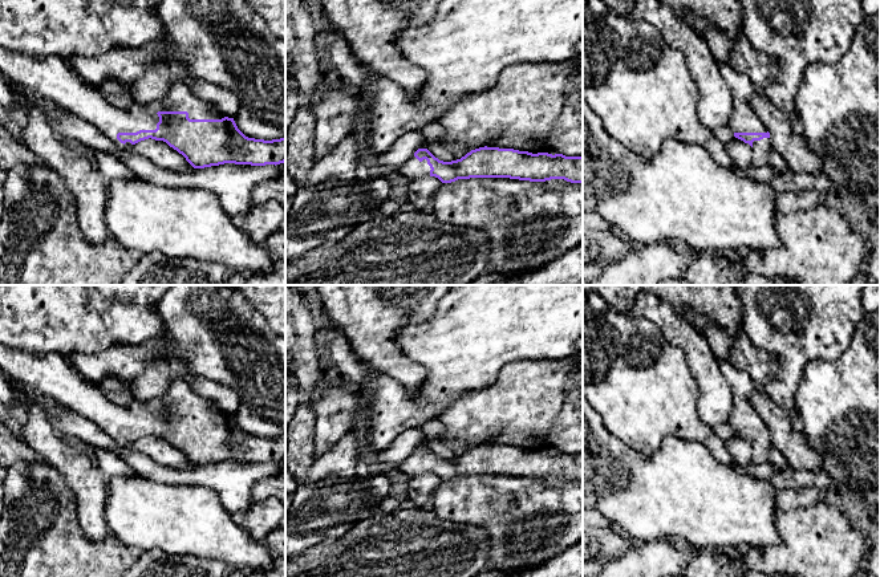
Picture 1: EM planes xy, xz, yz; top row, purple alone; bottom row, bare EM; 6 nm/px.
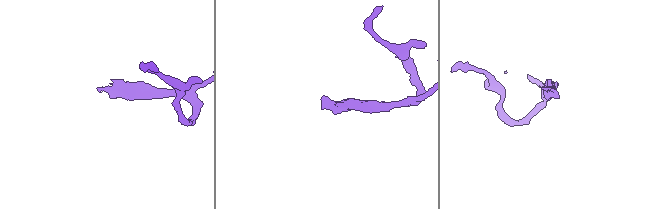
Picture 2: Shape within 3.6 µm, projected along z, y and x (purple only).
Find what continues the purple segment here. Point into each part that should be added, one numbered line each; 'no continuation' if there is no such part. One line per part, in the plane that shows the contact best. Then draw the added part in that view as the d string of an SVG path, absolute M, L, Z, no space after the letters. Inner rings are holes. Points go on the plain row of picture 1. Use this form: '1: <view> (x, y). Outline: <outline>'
1: xy (52, 374). Outline: M0 344L0 370L50 397L61 407L90 419L121 450L126 450L133 442L121 440L117 431L155 427L158 409L187 409L190 417L224 415L196 395L179 377L171 382L163 397L142 402L131 395L131 403L122 407L111 403L98 386L85 381L66 357L56 353L29 353Z

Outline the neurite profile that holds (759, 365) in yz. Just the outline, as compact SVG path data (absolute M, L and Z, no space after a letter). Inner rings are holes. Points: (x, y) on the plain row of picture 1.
M743 330L737 334L730 352L730 363L746 373L755 386L772 379L778 370L776 357L757 348Z

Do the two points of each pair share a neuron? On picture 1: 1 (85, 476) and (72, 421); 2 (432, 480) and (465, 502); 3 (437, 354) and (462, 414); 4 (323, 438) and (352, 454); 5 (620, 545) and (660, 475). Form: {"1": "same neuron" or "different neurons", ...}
{"1": "different neurons", "2": "different neurons", "3": "different neurons", "4": "different neurons", "5": "different neurons"}

